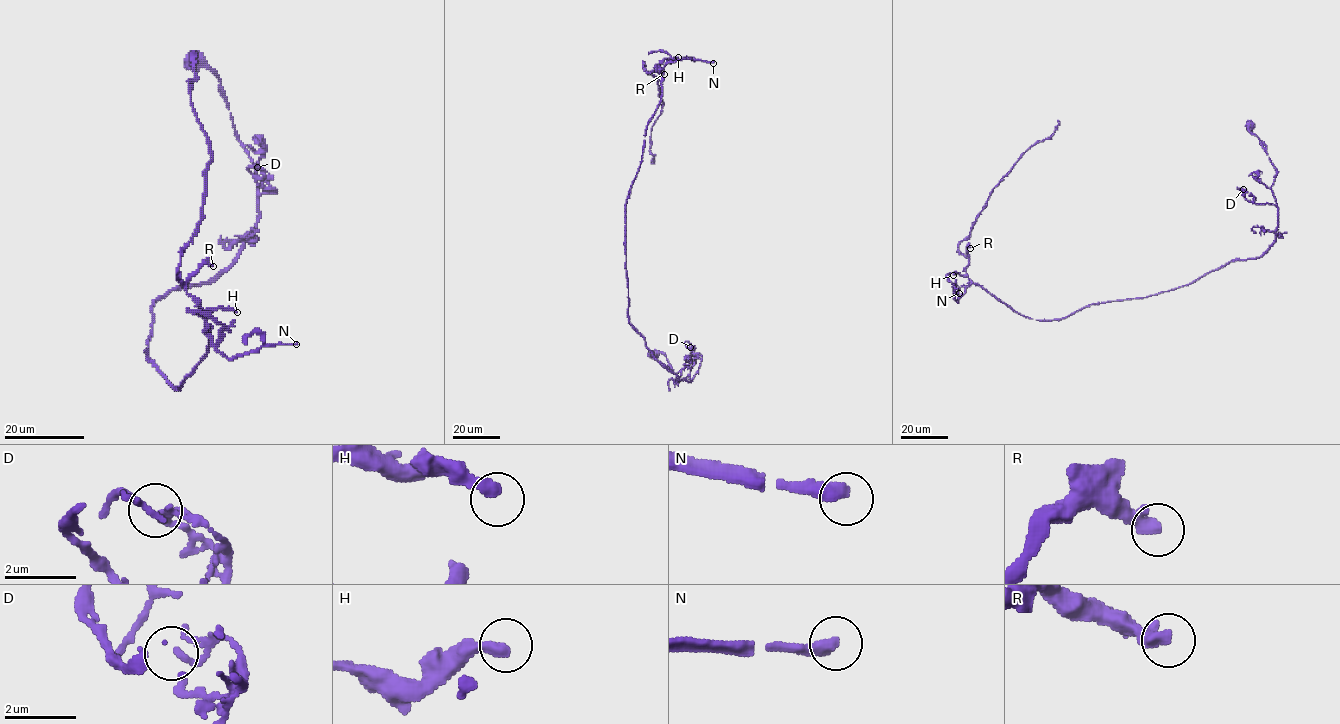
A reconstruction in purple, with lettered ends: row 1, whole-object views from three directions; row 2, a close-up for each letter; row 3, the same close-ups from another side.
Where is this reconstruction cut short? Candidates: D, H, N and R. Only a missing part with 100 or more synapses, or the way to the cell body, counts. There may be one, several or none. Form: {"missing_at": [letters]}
{"missing_at": ["N"]}

